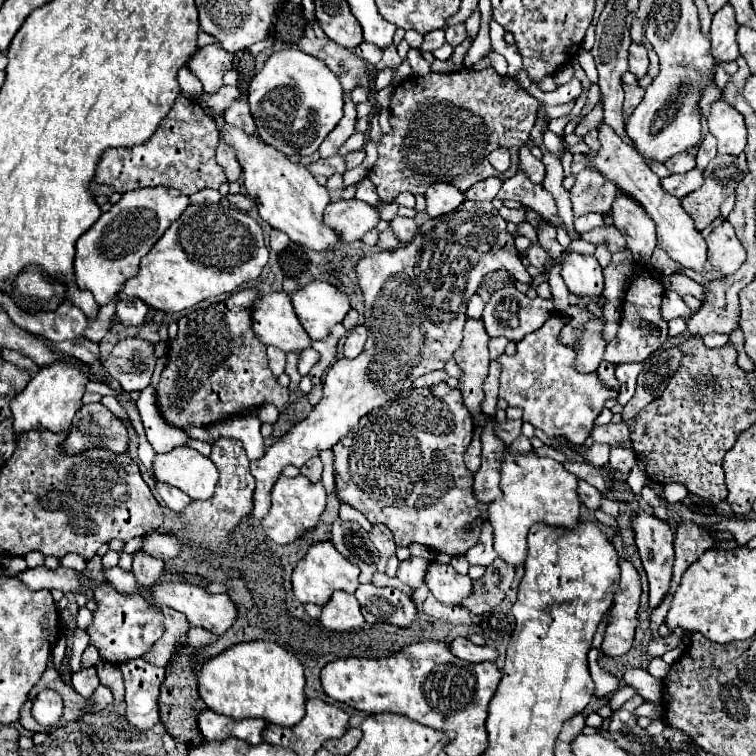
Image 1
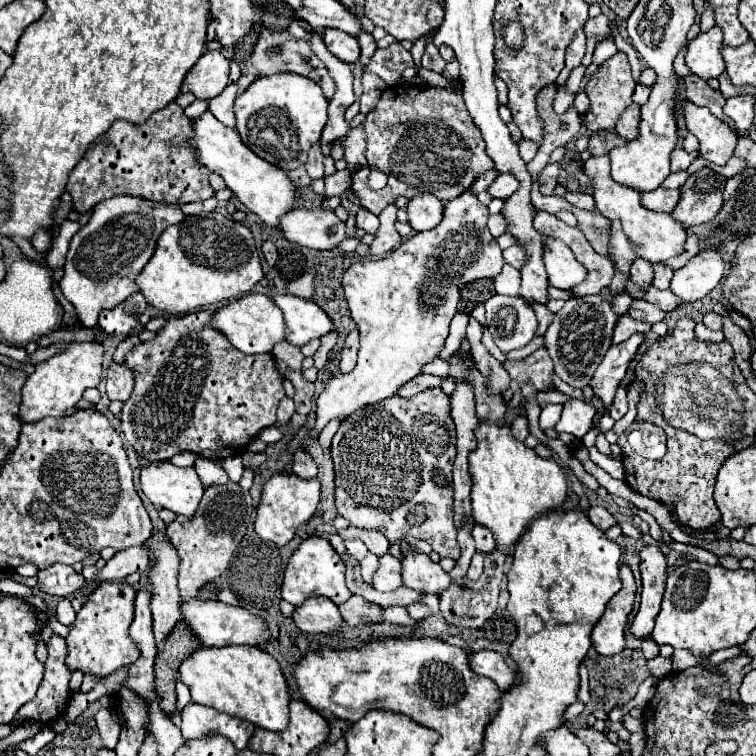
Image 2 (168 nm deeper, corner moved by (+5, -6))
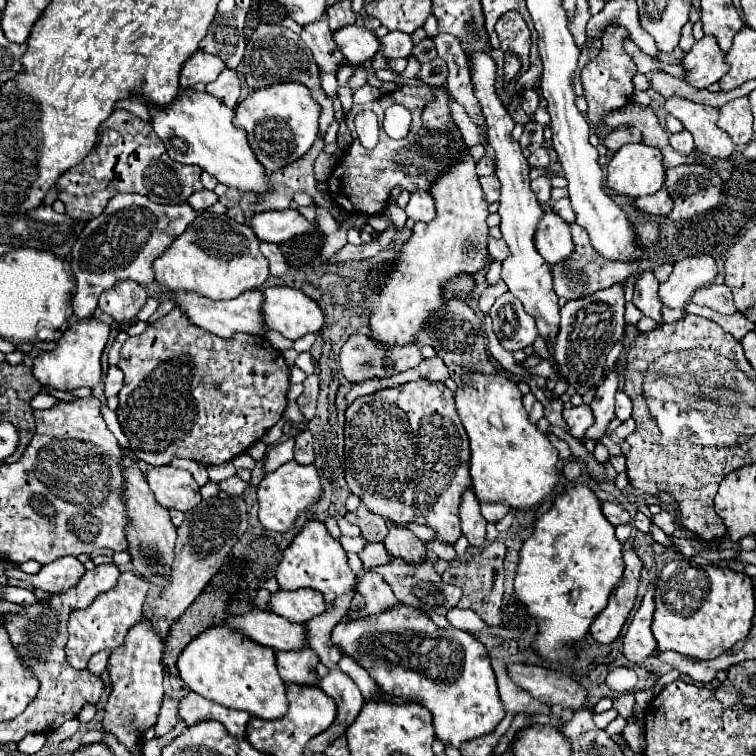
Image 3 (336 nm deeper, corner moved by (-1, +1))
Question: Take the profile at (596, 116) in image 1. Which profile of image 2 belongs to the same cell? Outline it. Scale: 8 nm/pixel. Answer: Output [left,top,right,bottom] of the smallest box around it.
[583,53,635,133]

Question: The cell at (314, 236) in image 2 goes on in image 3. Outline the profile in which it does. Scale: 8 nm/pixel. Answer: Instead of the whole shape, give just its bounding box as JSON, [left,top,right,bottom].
[251,210,319,242]

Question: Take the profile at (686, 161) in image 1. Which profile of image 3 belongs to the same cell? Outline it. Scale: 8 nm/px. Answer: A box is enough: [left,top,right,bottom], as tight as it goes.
[671,132,695,154]

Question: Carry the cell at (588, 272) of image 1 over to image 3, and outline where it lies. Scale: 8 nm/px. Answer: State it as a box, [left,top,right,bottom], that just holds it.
[535,212,575,264]

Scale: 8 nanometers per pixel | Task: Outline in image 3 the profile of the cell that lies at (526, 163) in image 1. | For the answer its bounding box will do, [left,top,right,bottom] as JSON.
[479,174,501,202]

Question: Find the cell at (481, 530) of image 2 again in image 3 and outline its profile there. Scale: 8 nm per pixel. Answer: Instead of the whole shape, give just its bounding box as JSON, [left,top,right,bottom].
[481,504,509,524]

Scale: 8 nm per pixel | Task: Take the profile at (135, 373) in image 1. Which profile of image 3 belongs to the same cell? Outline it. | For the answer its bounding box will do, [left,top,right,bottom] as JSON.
[105,366,123,396]

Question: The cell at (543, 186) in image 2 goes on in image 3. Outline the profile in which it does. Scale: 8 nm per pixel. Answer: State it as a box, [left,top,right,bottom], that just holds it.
[533,176,553,204]

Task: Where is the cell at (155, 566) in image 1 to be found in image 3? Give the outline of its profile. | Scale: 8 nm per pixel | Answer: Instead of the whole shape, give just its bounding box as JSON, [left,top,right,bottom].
[103,618,163,754]

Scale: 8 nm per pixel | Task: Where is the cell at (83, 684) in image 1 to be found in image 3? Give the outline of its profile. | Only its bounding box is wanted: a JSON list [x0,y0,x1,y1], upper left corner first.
[87,650,109,676]

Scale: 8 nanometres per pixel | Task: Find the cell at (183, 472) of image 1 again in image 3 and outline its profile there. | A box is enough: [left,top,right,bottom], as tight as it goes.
[147,466,201,512]

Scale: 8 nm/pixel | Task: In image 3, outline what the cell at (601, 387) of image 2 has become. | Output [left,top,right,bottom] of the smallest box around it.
[581,366,619,442]

